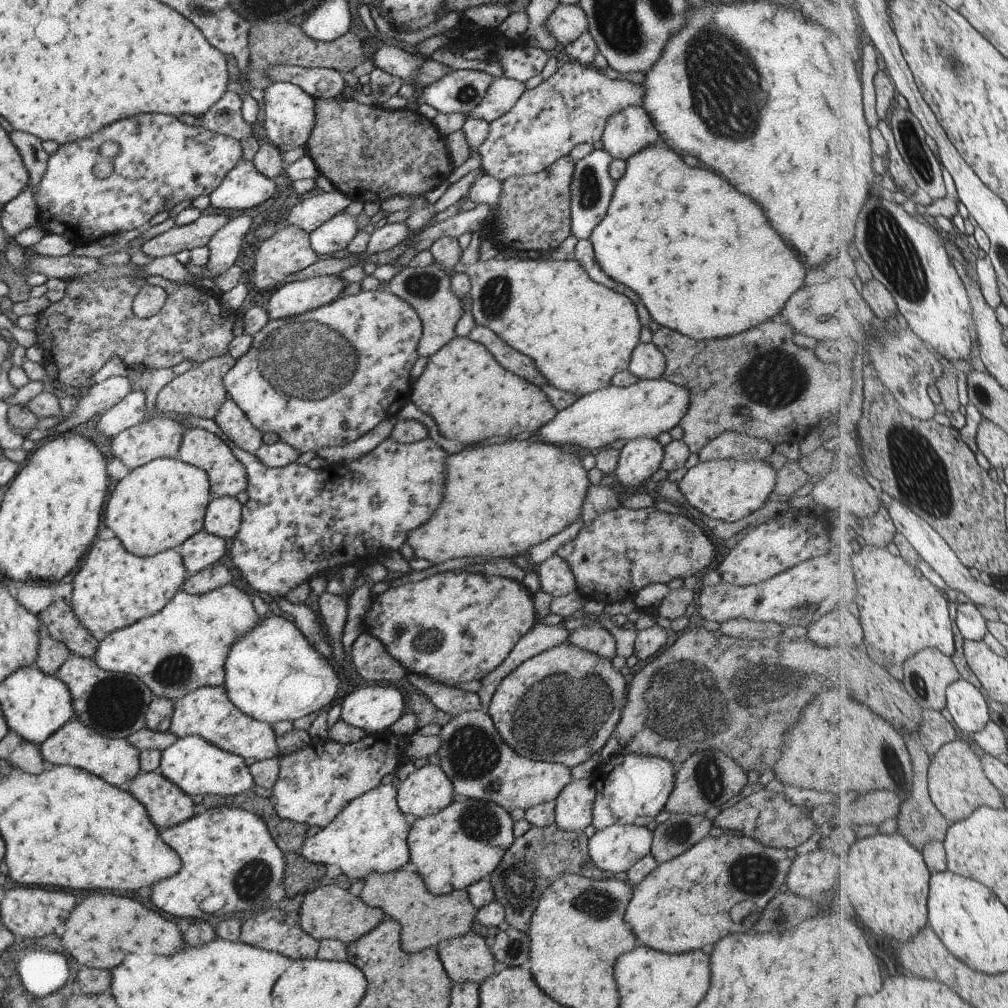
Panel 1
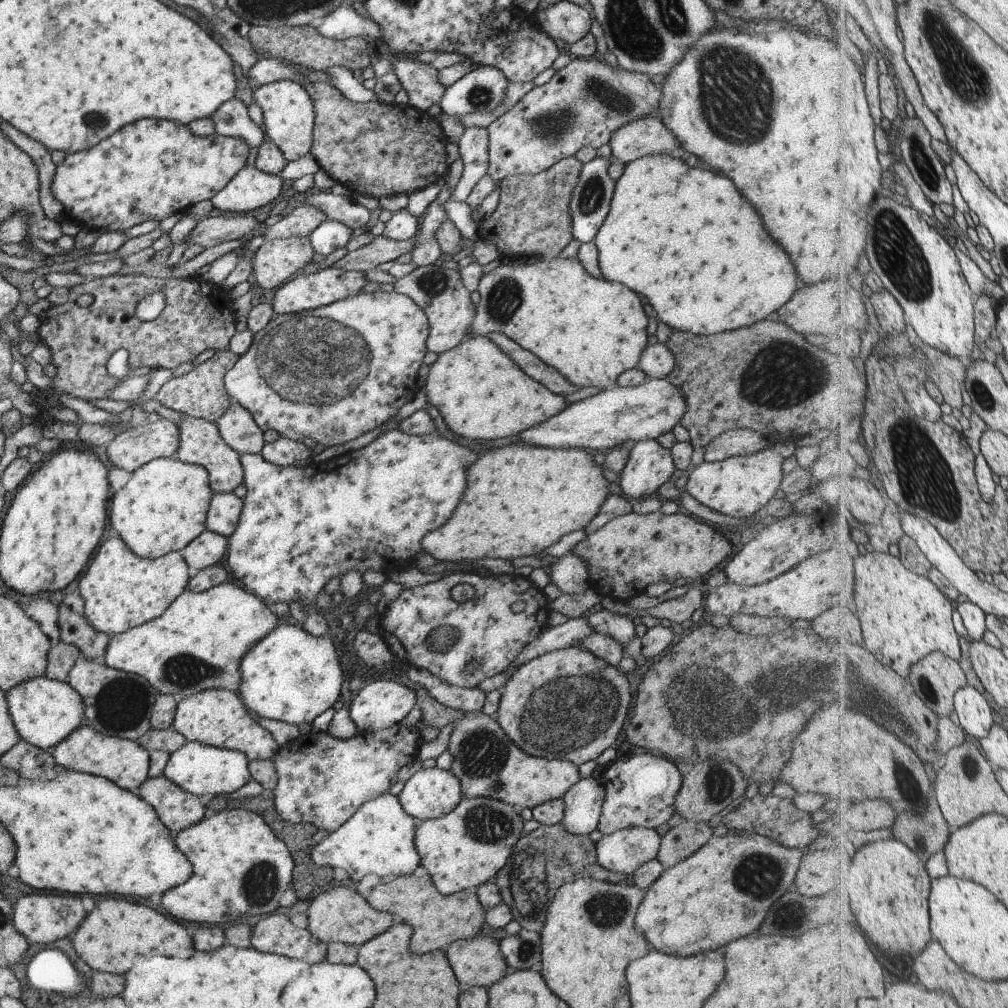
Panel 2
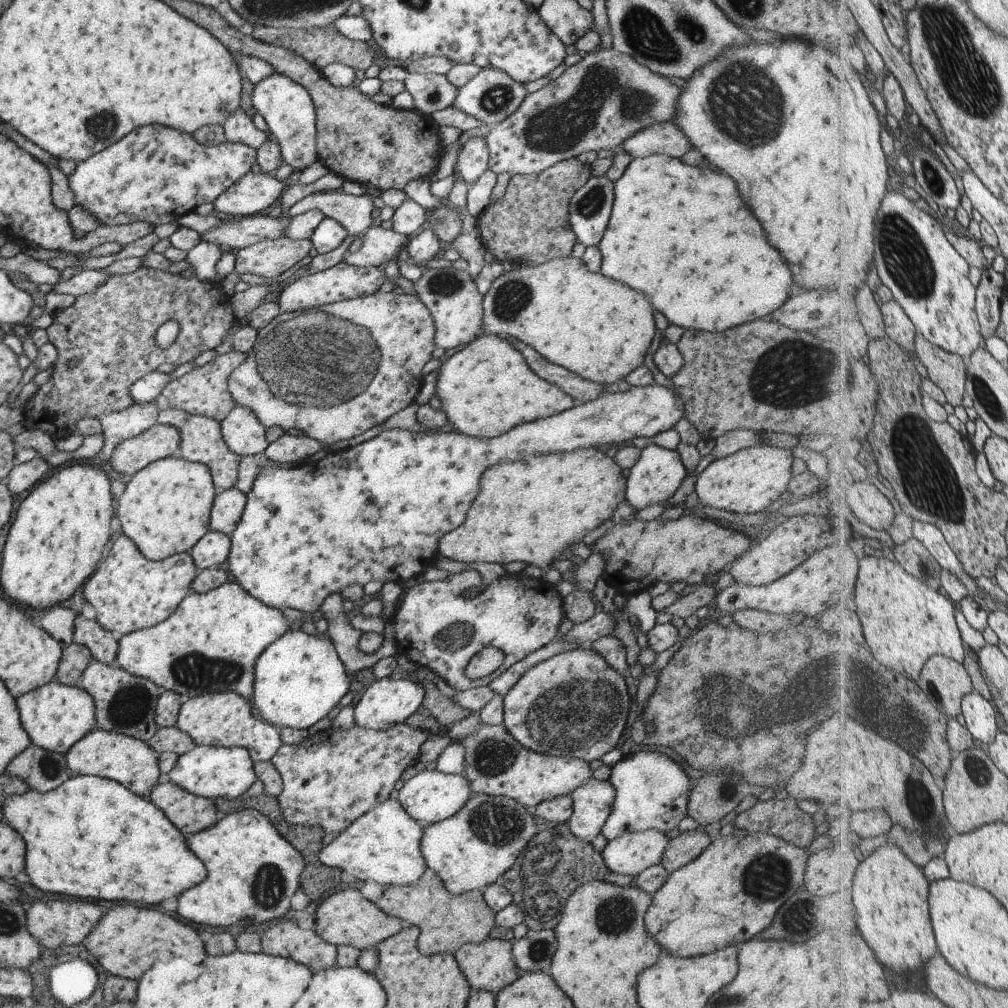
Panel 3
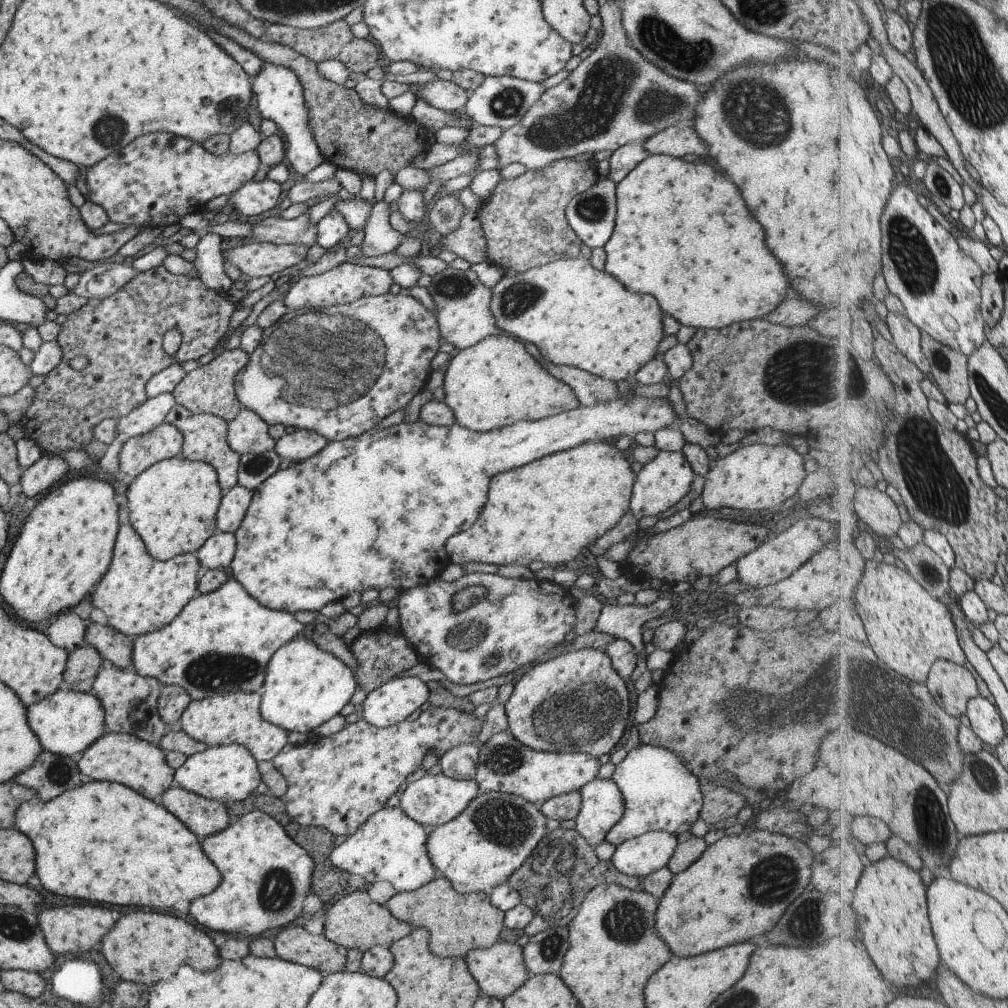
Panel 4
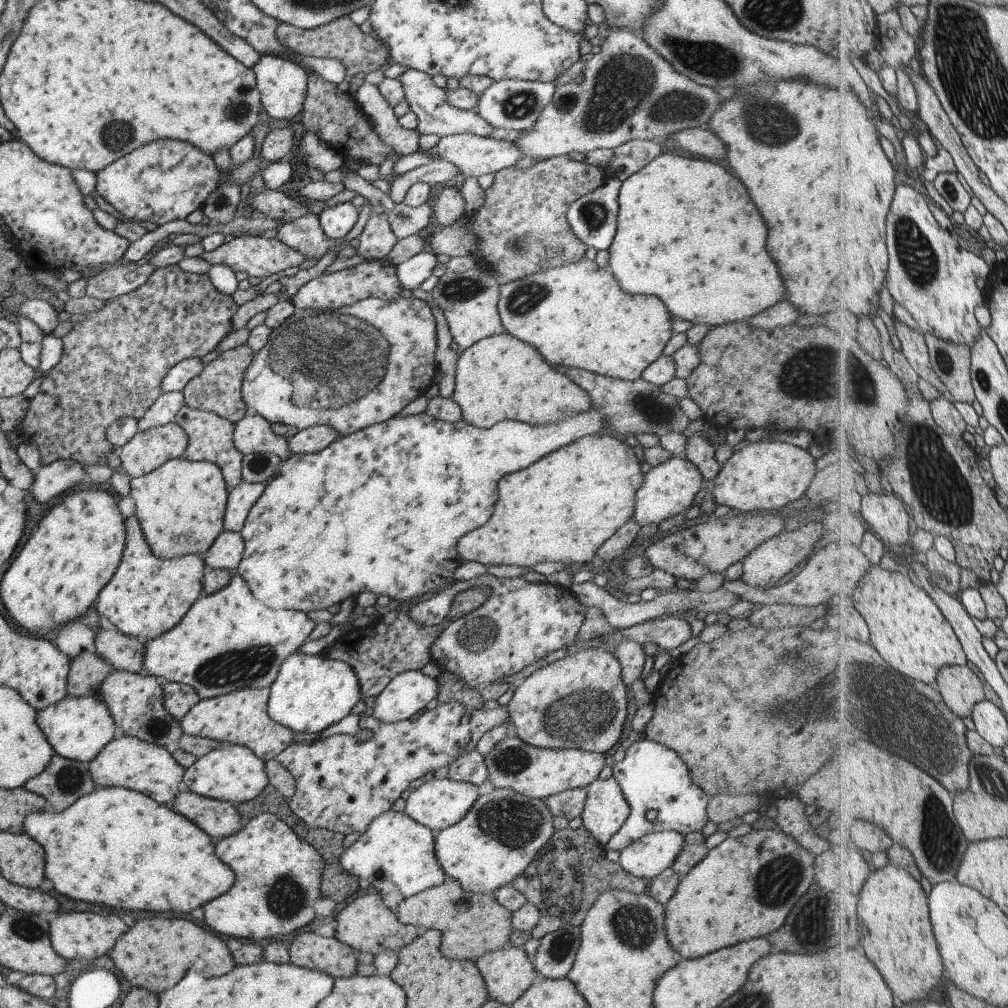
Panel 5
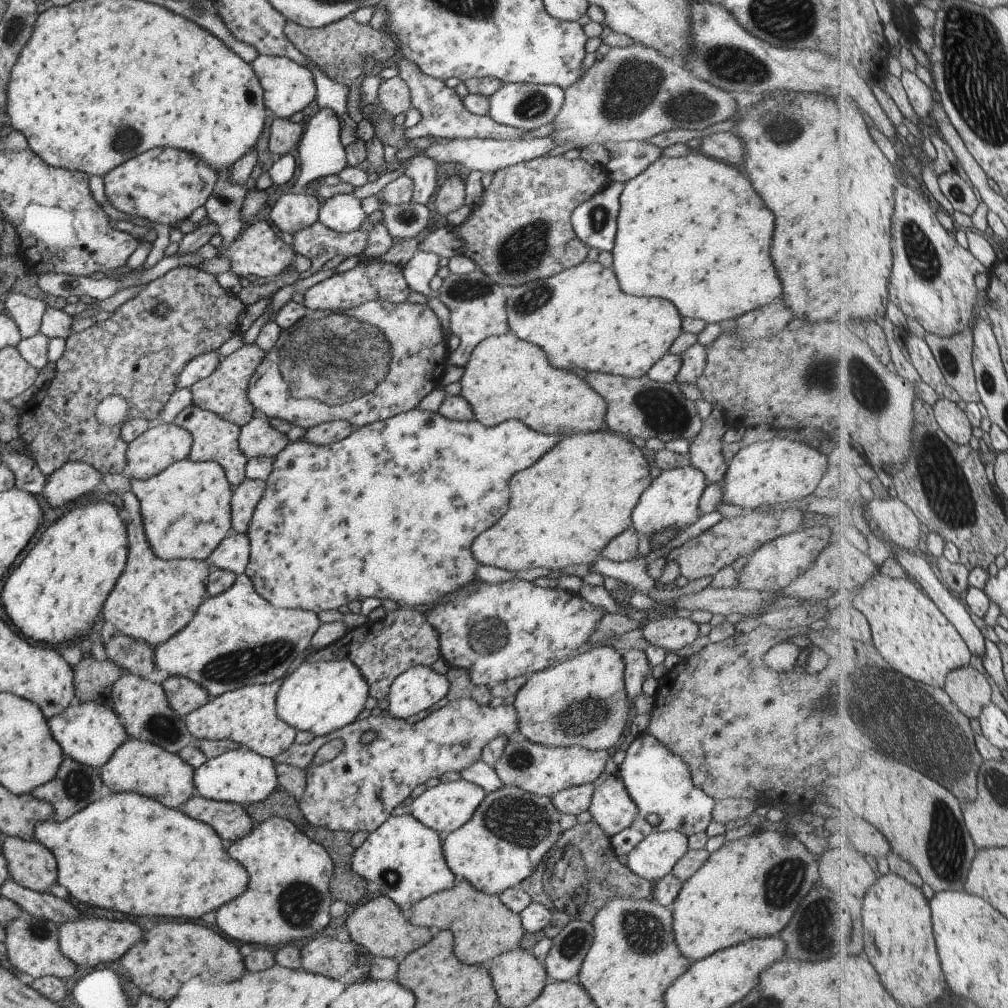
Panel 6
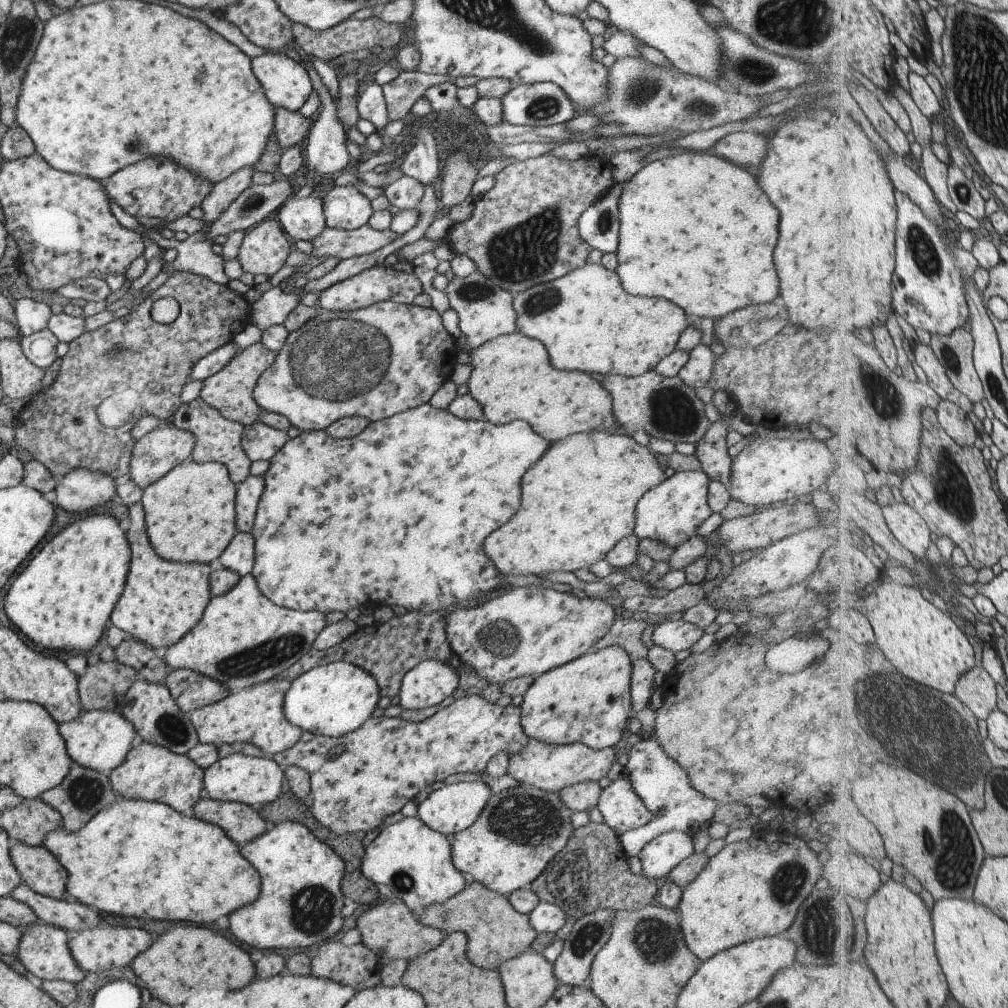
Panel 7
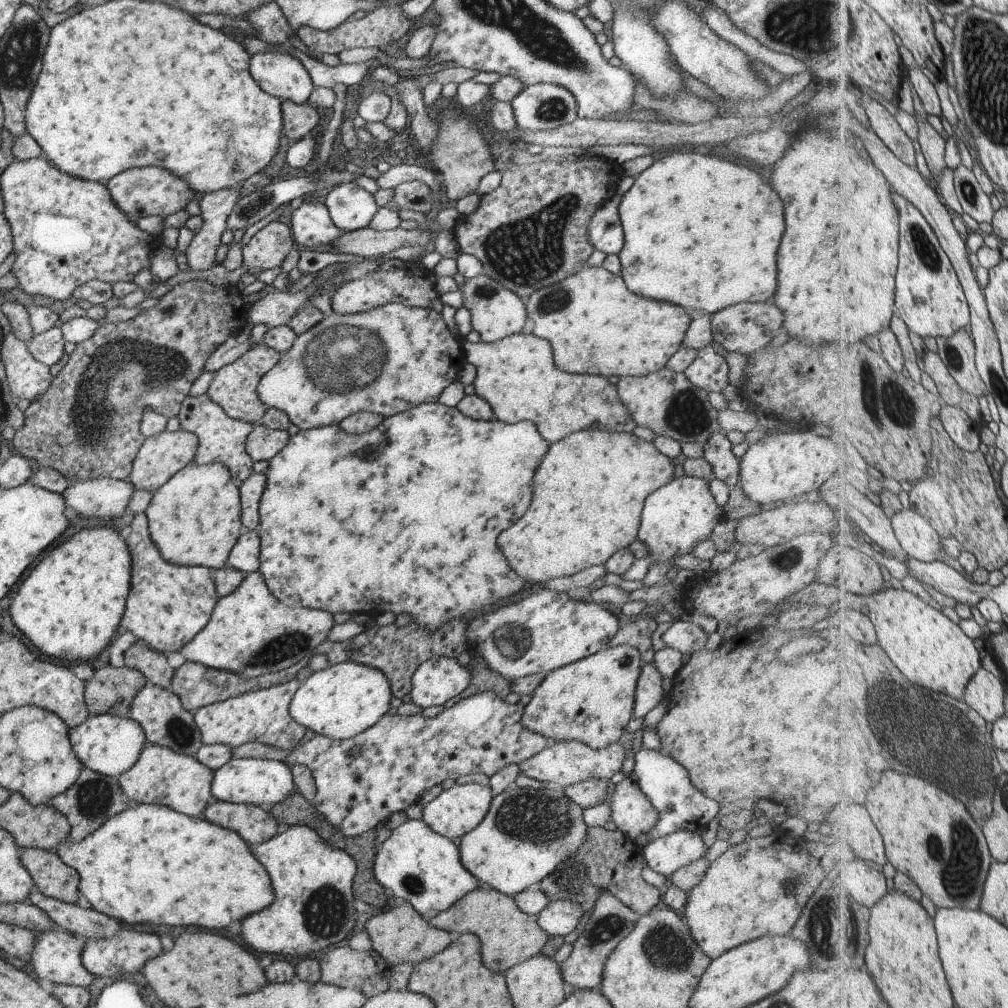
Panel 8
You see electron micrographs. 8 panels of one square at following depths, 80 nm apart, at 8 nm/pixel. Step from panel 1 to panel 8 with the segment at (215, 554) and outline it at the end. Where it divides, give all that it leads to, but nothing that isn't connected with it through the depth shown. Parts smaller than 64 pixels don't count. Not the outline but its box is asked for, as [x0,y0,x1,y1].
[227,530,259,574]

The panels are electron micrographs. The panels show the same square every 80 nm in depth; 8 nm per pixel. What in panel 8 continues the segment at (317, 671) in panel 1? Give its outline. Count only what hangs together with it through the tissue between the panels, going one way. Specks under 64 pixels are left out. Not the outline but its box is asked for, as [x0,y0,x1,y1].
[290,659,392,739]

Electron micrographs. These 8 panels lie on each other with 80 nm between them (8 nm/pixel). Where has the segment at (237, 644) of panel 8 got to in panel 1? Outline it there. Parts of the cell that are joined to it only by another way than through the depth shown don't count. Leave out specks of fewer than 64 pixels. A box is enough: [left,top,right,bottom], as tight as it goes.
[91,583,259,702]

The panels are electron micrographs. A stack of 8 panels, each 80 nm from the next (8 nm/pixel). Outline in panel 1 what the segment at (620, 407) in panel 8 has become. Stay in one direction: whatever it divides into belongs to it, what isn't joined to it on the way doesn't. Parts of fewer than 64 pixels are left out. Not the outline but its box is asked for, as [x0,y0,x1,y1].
[408,337,557,444]

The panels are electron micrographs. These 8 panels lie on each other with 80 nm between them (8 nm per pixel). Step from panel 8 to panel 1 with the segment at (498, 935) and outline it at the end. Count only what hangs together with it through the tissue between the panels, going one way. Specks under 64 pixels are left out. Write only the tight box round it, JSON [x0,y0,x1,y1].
[358,870,476,953]

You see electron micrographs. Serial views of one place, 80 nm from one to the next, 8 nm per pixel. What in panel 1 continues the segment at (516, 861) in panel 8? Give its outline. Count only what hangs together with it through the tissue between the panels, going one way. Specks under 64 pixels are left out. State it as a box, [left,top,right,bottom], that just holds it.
[405,797,514,896]

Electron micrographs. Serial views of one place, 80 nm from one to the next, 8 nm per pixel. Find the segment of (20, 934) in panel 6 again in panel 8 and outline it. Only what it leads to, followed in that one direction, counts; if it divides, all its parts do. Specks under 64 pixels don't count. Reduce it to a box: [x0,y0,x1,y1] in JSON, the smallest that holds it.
[30,928,95,985]

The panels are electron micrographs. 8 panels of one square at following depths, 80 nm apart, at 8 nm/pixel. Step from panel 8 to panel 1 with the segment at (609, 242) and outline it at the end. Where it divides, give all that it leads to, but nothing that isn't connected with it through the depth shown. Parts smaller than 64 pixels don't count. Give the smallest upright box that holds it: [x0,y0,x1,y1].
[569,148,615,240]

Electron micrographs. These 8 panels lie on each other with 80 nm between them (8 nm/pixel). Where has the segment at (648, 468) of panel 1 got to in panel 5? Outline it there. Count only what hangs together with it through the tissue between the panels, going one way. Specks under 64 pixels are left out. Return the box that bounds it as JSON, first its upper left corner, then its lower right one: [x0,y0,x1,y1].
[632,456,702,527]

